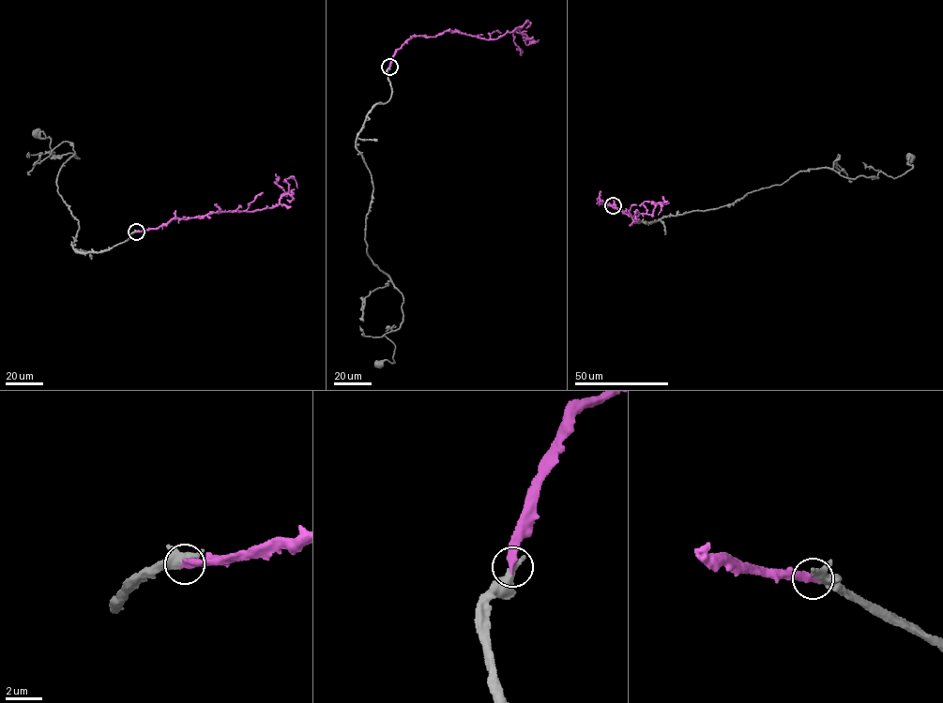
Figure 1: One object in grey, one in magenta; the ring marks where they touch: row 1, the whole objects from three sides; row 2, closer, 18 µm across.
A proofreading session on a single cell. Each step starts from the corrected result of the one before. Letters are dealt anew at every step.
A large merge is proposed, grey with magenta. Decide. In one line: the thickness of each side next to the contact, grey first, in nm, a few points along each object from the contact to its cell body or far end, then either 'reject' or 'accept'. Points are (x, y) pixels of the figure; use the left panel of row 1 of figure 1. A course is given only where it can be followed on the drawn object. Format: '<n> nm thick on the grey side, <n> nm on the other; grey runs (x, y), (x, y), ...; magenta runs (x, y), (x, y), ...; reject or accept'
360 nm thick on the grey side, 380 nm on the other; grey runs (136, 231), (100, 252), (74, 250), (78, 220), (56, 179), (79, 158), (49, 153), (50, 139), (37, 132); magenta runs (136, 231), (155, 229), (173, 218), (272, 207), (288, 191), (285, 179), (293, 178), (297, 187); accept

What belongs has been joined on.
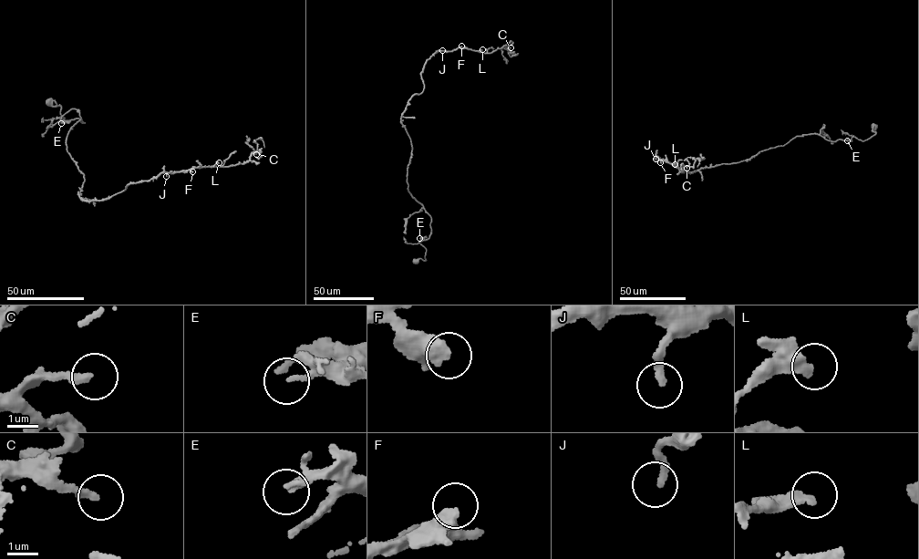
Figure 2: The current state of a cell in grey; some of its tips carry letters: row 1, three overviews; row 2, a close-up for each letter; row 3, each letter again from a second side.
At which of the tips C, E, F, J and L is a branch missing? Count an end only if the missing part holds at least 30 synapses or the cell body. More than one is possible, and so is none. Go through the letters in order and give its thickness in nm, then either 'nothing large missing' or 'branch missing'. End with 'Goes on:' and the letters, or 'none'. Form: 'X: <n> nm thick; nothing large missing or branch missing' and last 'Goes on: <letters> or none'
C: 240 nm thick; nothing large missing
E: 130 nm thick; branch missing
F: 500 nm thick; nothing large missing
J: 260 nm thick; nothing large missing
L: 360 nm thick; nothing large missing
Goes on: E

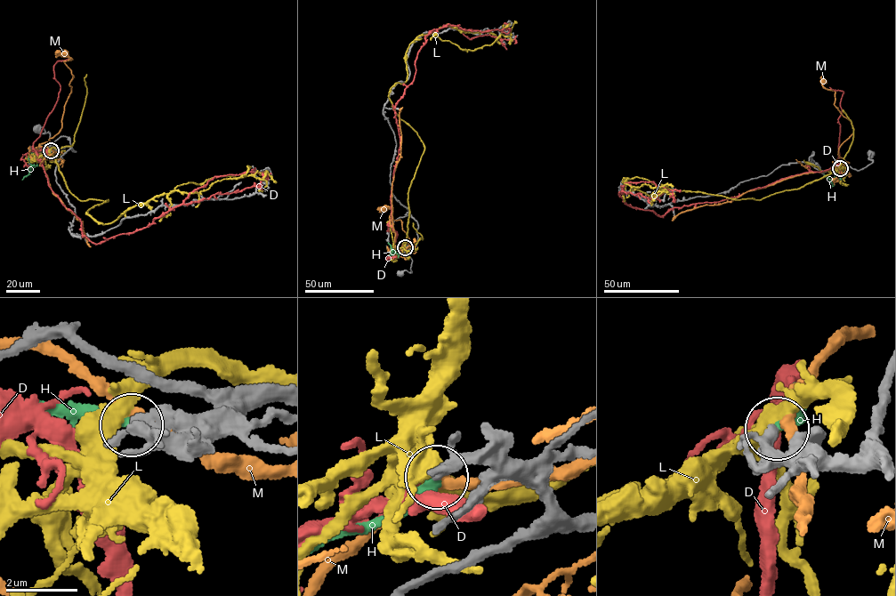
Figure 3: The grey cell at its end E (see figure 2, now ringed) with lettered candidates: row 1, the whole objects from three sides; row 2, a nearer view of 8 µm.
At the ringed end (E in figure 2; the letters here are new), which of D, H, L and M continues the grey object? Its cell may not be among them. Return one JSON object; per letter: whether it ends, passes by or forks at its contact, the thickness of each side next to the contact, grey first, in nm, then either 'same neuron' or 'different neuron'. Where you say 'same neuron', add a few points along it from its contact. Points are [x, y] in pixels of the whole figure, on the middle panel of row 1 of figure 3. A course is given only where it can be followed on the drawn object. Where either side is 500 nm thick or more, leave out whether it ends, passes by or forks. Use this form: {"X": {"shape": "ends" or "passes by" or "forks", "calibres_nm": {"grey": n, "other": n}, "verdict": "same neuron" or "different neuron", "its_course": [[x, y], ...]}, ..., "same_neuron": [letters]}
{"D": {"shape": "ends", "calibres_nm": {"grey": 160, "other": 180}, "verdict": "different neuron"}, "H": {"shape": "ends", "calibres_nm": {"grey": 200, "other": 320}, "verdict": "same neuron", "its_course": [[405, 247], [391, 254], [392, 249], [389, 253]]}, "L": {"shape": "passes by", "calibres_nm": {"grey": 190, "other": 440}, "verdict": "different neuron"}, "M": {"shape": "passes by", "calibres_nm": {"grey": 240, "other": 260}, "verdict": "different neuron"}, "same_neuron": ["H"]}

